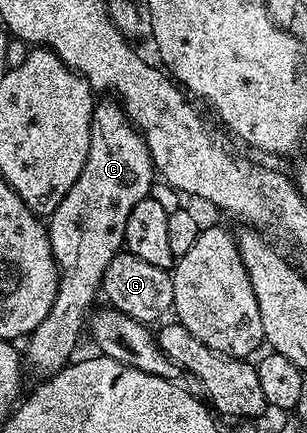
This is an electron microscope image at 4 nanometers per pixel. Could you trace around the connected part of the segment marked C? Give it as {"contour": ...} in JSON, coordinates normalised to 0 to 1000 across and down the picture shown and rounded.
{"contour":[[[326,229],[303,240],[300,282],[293,284],[293,349],[280,358],[280,376],[267,386],[267,404],[254,404],[254,423],[215,441],[215,460],[176,478],[166,501],[153,503],[150,527],[169,596],[195,619],[195,651],[189,681],[163,709],[163,727],[124,746],[124,755],[85,781],[72,806],[72,834],[117,875],[169,871],[192,852],[208,850],[238,831],[235,813],[261,788],[261,767],[280,760],[280,744],[293,716],[316,702],[319,679],[329,674],[326,656],[345,635],[345,617],[358,617],[358,598],[404,575],[404,545],[410,543],[410,506],[423,506],[423,487],[436,487],[446,469],[463,469],[469,455],[485,453],[502,425],[502,393],[495,360],[469,314],[446,303],[440,289],[404,261],[404,247],[378,229]]]}

